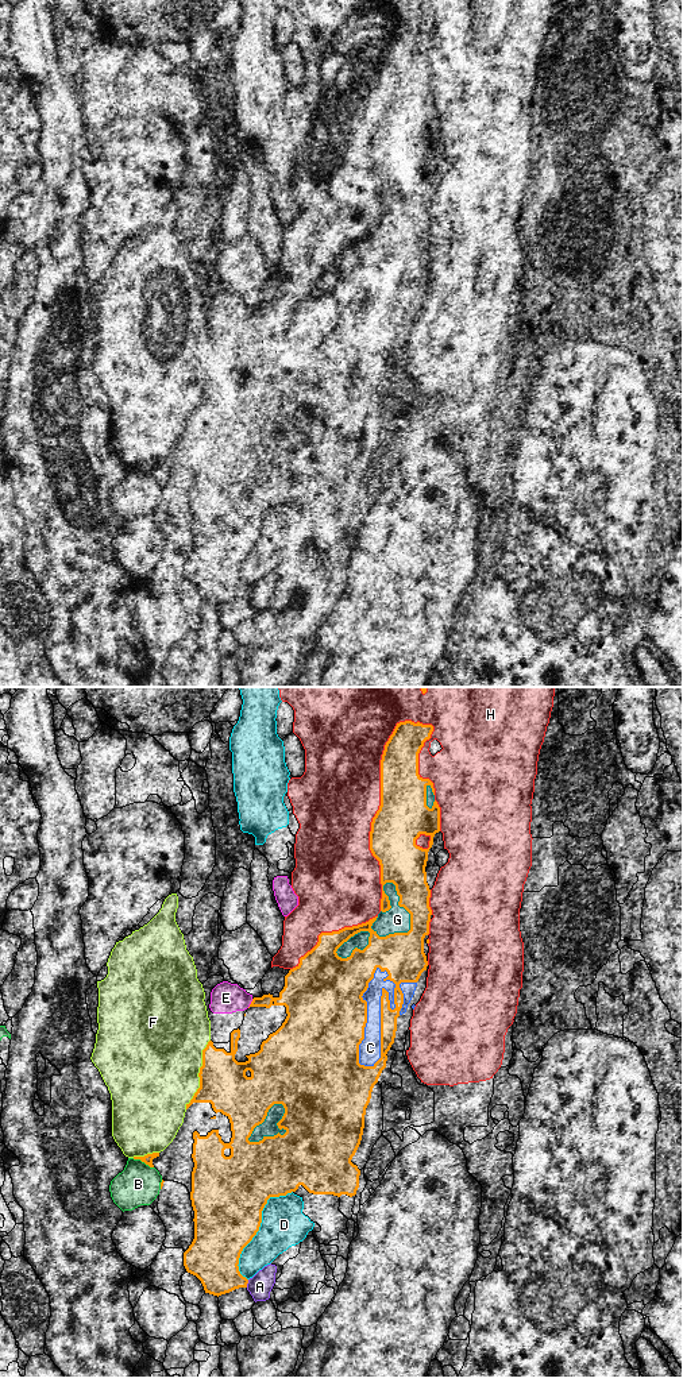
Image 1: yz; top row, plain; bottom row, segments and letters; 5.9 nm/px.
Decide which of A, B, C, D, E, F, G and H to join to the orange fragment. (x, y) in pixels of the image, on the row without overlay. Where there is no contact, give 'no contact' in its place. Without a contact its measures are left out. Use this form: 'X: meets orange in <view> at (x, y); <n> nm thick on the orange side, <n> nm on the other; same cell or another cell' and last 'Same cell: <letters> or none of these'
A: meets orange in yz at (247, 591); 300 nm thick on the orange side, 140 nm on the other; another cell
B: meets orange in yz at (143, 470); 60 nm thick on the orange side, 240 nm on the other; another cell
C: meets orange in yz at (366, 327); 480 nm thick on the orange side, 130 nm on the other; another cell
D: meets orange in yz at (258, 537); 420 nm thick on the orange side, 260 nm on the other; another cell
E: meets orange in yz at (251, 312); 150 nm thick on the orange side, 190 nm on the other; another cell
F: meets orange in yz at (199, 383); 280 nm thick on the orange side, 500 nm on the other; another cell
G: meets orange in yz at (411, 227); 280 nm thick on the orange side, 160 nm on the other; another cell
H: meets orange in yz at (381, 109); 300 nm thick on the orange side, 480 nm on the other; another cell
Same cell: none of these

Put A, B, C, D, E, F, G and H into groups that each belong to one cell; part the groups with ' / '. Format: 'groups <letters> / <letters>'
groups A E / B / C / D / F / G / H

